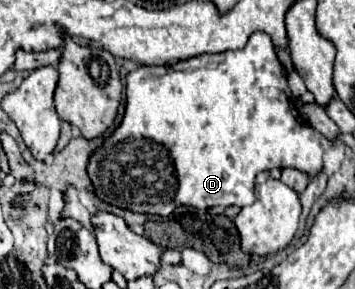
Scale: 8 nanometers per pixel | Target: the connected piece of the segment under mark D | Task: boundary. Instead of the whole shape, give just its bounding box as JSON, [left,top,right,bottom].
[87,32,331,216]

